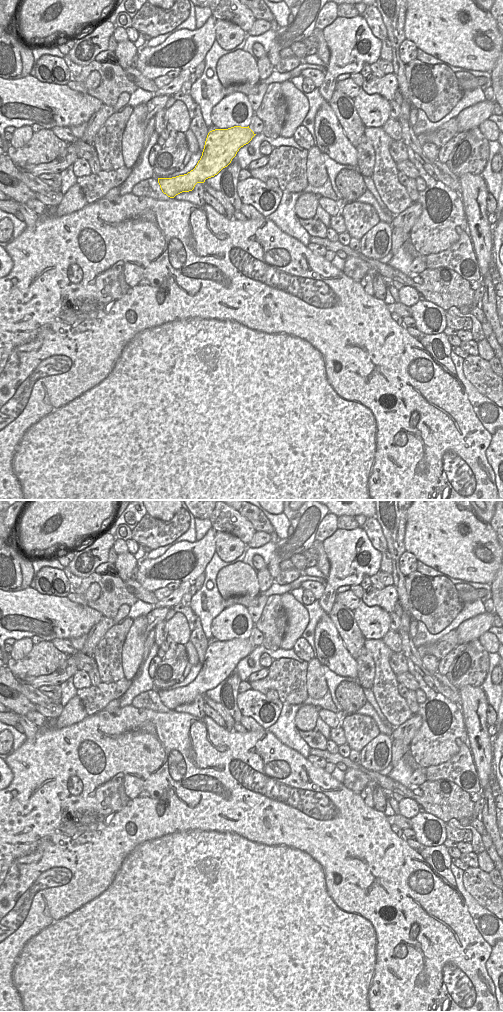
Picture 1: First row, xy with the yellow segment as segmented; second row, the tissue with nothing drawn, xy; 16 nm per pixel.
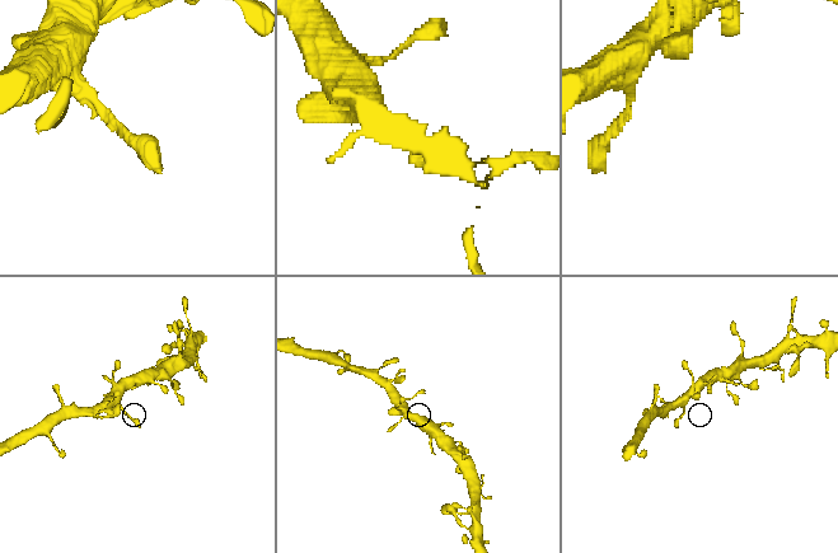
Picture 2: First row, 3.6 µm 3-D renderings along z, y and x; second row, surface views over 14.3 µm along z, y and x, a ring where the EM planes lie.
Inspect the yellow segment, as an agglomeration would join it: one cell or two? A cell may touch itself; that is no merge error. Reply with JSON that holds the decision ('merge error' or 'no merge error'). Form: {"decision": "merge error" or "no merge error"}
{"decision": "no merge error"}

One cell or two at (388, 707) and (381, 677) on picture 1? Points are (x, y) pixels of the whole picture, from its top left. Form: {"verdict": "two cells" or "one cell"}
{"verdict": "one cell"}

